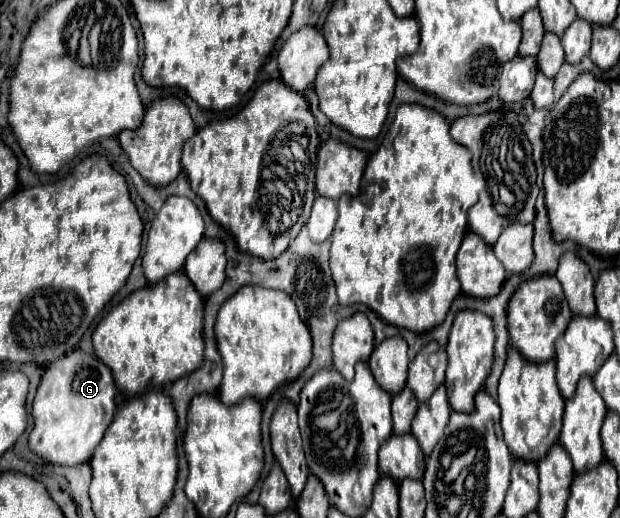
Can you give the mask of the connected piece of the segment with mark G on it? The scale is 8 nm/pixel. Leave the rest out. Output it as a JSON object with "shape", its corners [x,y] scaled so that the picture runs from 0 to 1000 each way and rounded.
{"shape":[[[118,676],[115,683],[105,683],[98,699],[85,699],[85,707],[76,707],[50,784],[53,799],[53,830],[47,838],[50,873],[95,900],[127,900],[131,892],[144,892],[150,869],[163,853],[166,834],[173,830],[173,822],[182,811],[182,799],[189,793],[187,759],[185,730],[179,714],[160,691],[137,683],[131,676]]]}

